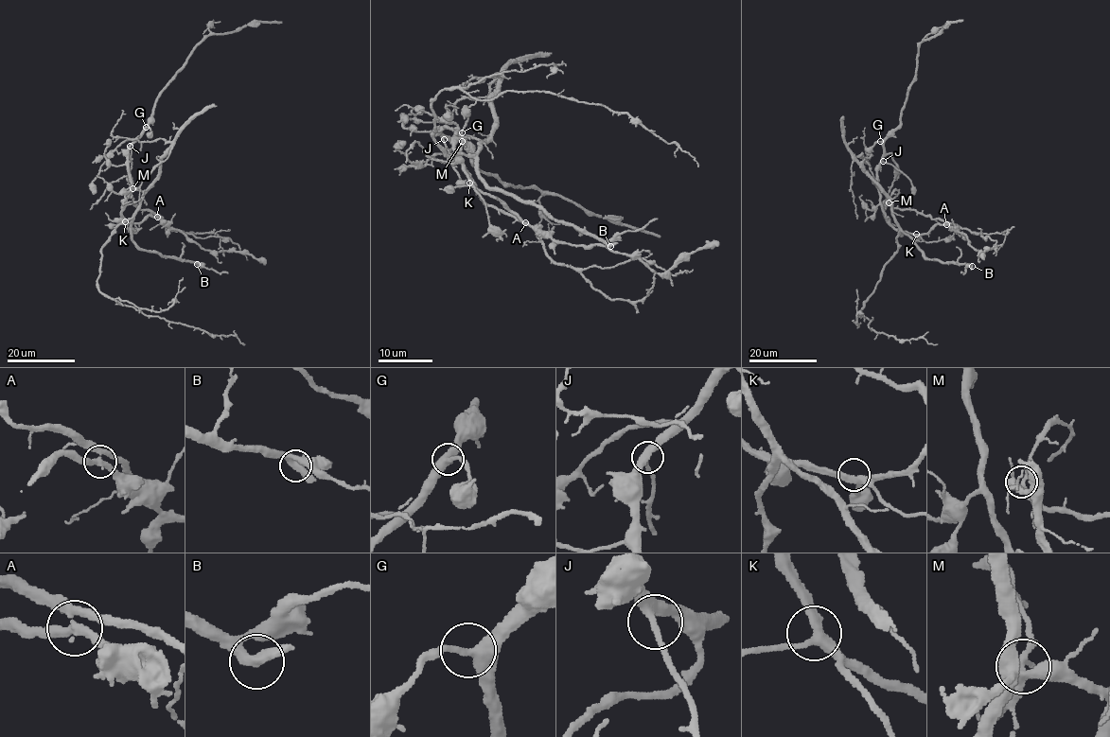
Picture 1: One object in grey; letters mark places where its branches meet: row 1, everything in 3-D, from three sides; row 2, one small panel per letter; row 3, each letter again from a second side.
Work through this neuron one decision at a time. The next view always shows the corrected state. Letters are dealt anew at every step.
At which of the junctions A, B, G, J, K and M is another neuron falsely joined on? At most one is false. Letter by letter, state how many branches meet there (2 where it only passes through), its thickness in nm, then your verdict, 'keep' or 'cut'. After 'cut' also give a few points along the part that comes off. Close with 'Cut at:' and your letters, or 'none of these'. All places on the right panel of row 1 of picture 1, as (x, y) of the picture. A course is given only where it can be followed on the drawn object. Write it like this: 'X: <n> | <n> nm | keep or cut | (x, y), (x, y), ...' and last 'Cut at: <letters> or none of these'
A: 4 | 320 nm | keep
B: 3 | 320 nm | keep
G: 3 | 320 nm | keep
J: 3 | 320 nm | keep
K: 3 | 340 nm | keep
M: 4 | 280 nm | keep
Cut at: none of these

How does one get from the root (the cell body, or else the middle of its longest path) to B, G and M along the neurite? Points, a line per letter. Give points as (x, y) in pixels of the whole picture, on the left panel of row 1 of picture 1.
B: (148, 211), (140, 209), (128, 196), (133, 190), (142, 192), (131, 230), (138, 246), (197, 264)
G: (148, 211), (156, 216), (148, 216), (139, 222), (127, 222), (121, 214), (131, 186), (129, 149), (146, 127)
M: (148, 211), (140, 209), (128, 196), (132, 188)

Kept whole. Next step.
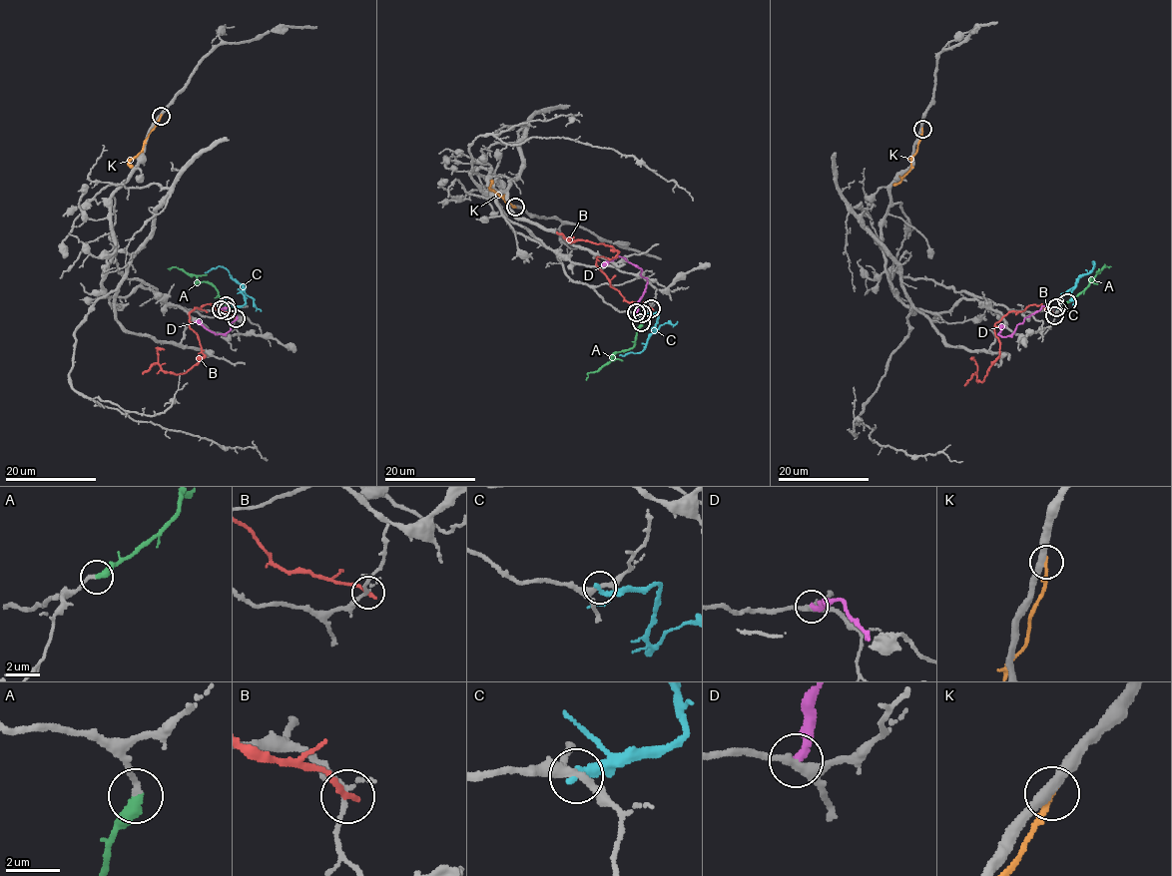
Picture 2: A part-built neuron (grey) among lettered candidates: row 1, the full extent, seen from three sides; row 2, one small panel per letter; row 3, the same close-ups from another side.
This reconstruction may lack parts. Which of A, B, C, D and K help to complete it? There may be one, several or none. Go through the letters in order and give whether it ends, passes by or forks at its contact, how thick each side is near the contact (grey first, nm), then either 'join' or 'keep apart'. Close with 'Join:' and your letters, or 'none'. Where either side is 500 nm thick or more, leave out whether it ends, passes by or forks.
A: it ends; calibres 220 and 420 nm; join
B: it ends; calibres 150 and 240 nm; keep apart
C: it ends; calibres 280 and 360 nm; keep apart
D: it ends; calibres 320 and 320 nm; keep apart
K: it ends; calibres 340 and 200 nm; keep apart
Join: A

